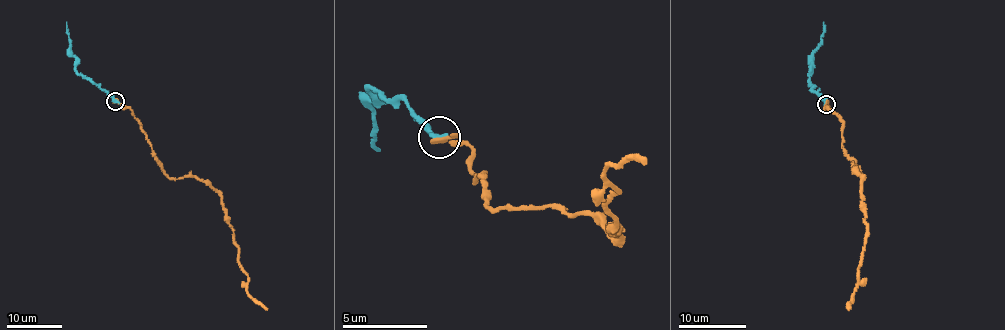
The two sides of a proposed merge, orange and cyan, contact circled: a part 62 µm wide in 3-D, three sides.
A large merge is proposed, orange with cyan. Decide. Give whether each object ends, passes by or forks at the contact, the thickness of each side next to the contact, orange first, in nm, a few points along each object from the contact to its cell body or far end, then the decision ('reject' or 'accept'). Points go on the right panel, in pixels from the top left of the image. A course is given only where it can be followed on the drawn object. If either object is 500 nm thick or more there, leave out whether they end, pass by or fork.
orange ends | cyan ends | 440/340 nm | orange via (827, 103), (825, 107), (842, 123), (845, 154), (863, 178), (862, 209), (866, 225), (856, 290), (848, 310) | cyan via (826, 104), (808, 83), (813, 50), (821, 43), (823, 22) | accept

